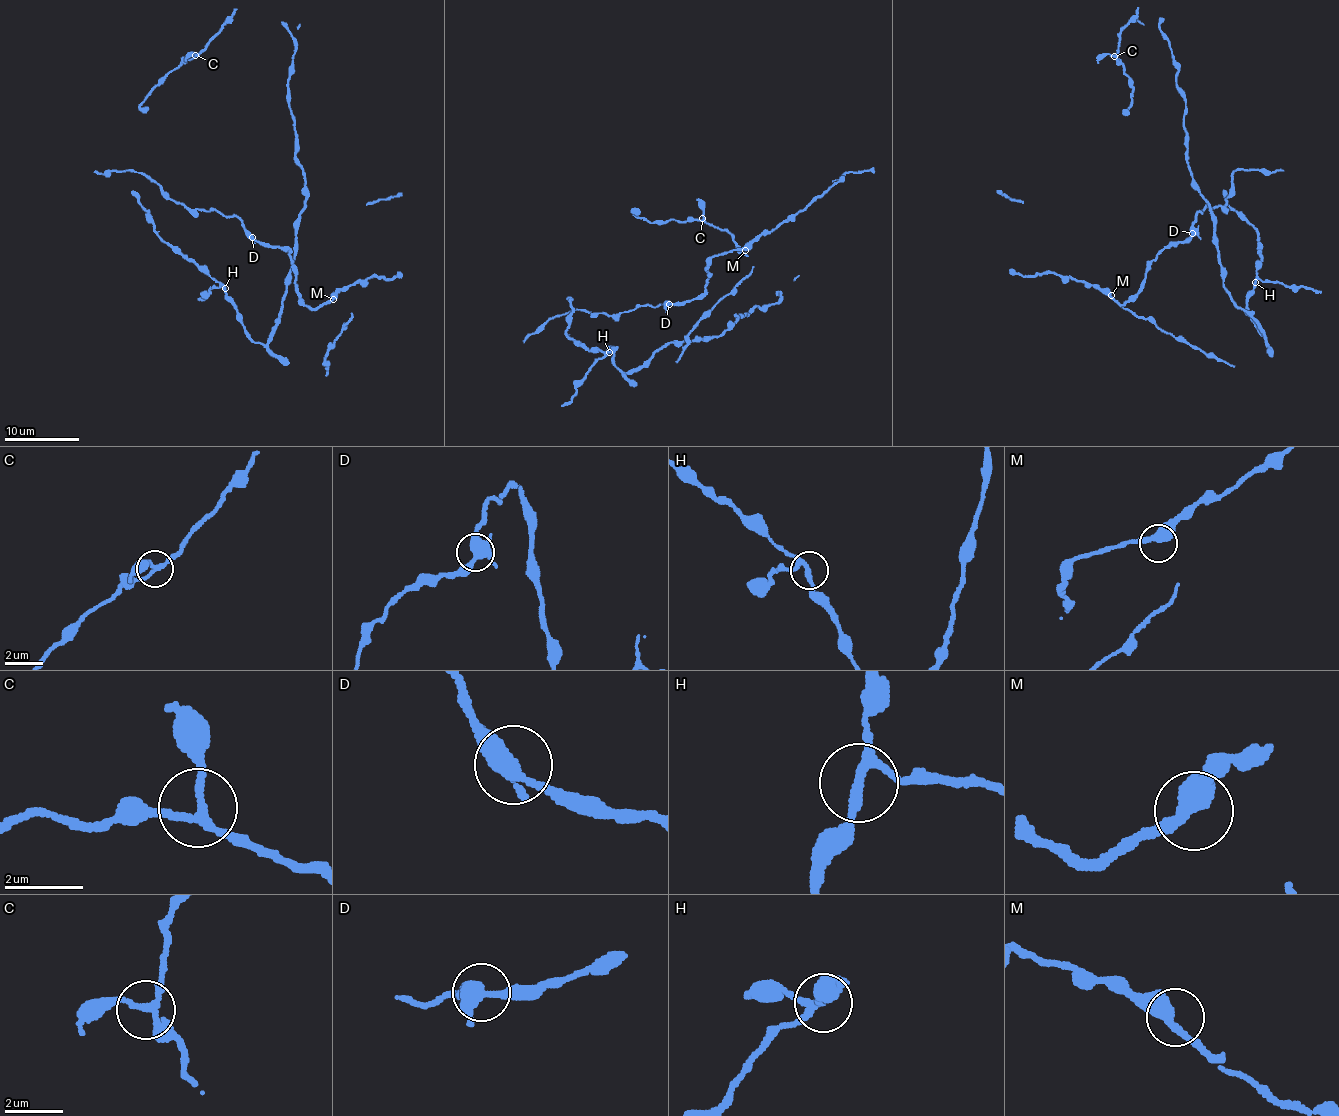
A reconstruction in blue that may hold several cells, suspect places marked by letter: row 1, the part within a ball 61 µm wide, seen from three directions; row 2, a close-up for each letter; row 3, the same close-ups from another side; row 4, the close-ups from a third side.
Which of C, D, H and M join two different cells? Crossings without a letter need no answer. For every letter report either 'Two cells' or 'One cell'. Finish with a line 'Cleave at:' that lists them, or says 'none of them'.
C: One cell
D: One cell
H: One cell
M: One cell
Cleave at: none of them

